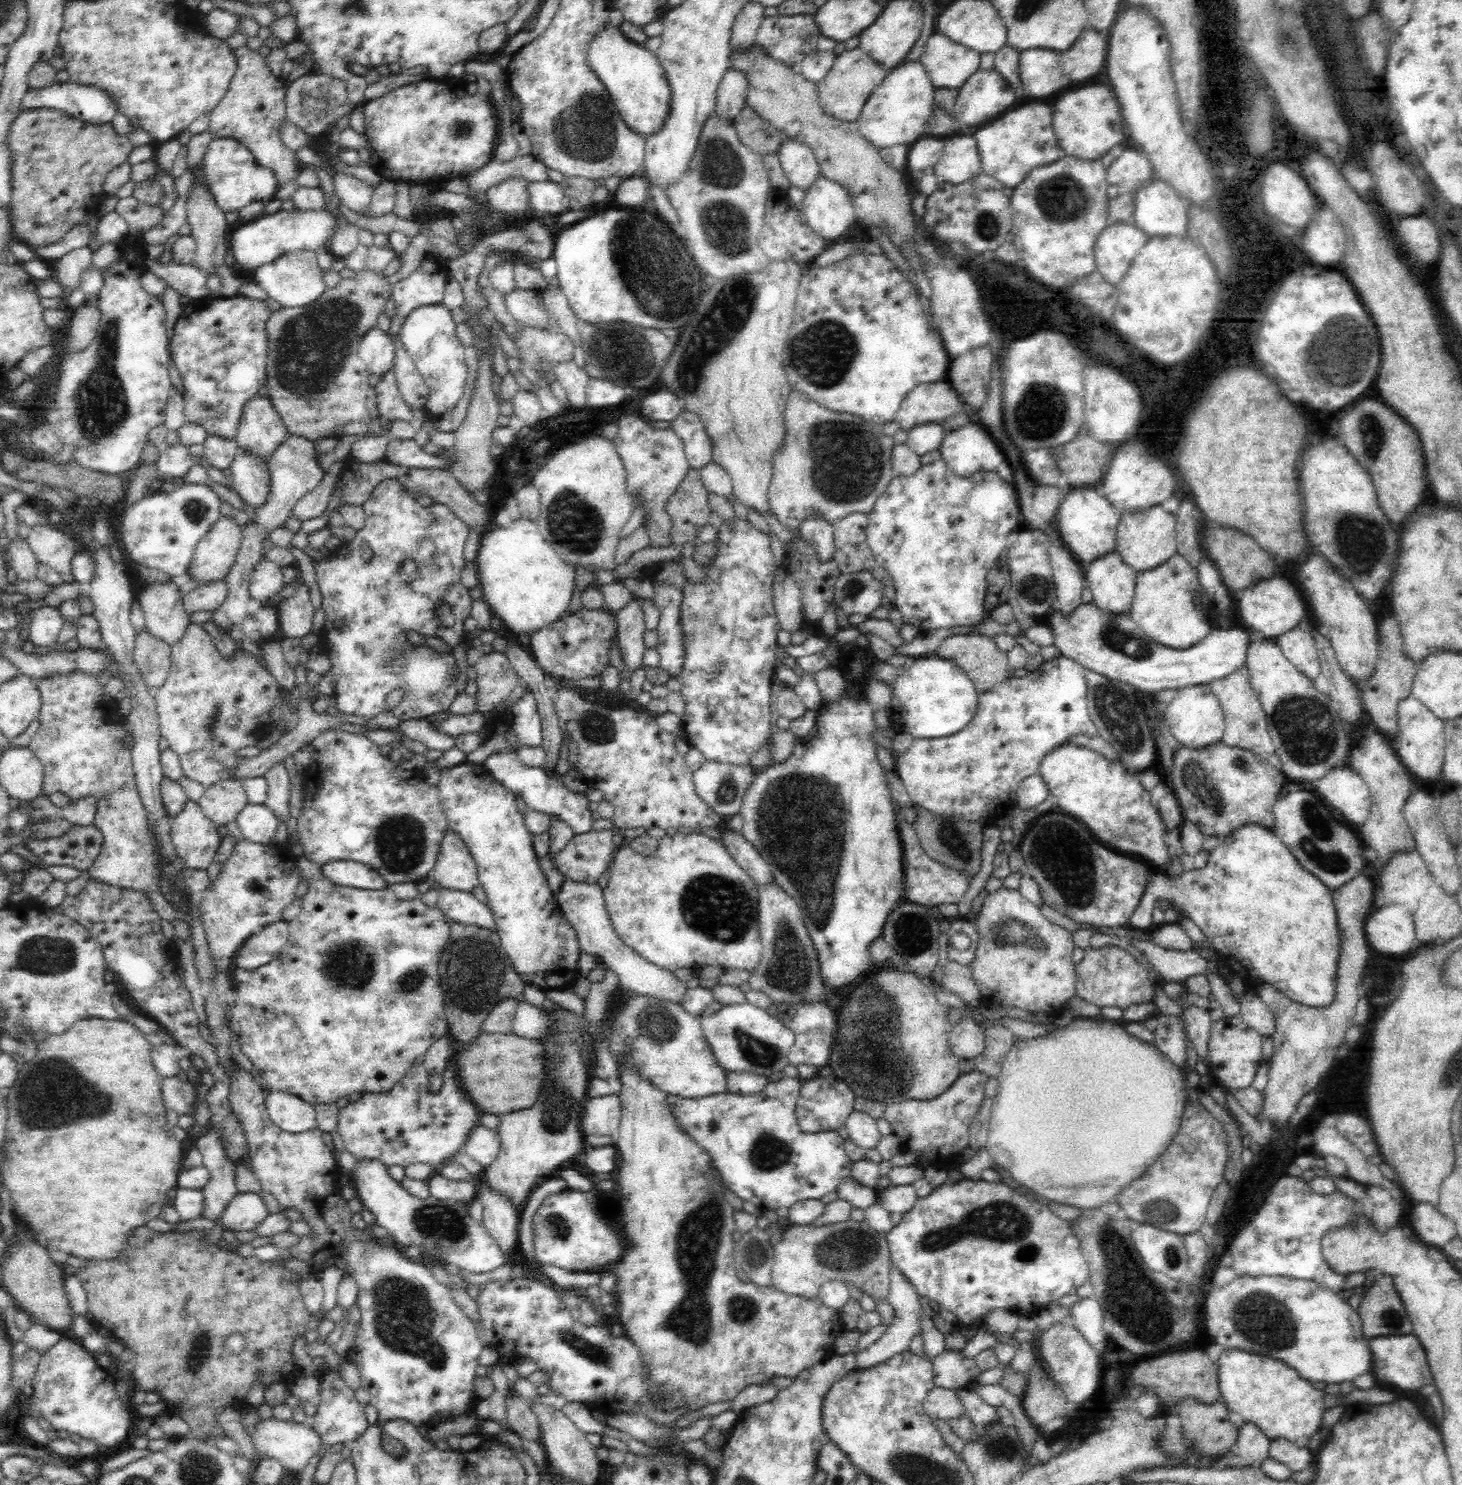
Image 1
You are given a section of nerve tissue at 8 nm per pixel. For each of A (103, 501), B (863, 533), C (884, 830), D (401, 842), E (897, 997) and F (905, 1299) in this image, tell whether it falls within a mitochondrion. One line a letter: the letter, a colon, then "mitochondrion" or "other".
A: other
B: other
C: other
D: mitochondrion
E: mitochondrion
F: other

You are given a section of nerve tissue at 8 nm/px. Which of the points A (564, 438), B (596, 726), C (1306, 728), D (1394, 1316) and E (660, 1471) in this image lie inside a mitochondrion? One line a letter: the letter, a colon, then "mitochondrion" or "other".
A: other
B: mitochondrion
C: mitochondrion
D: mitochondrion
E: mitochondrion

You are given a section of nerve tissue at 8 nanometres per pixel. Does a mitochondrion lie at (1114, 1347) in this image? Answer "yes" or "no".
no

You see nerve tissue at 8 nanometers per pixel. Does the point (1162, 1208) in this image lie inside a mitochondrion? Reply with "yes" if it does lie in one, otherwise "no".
yes

